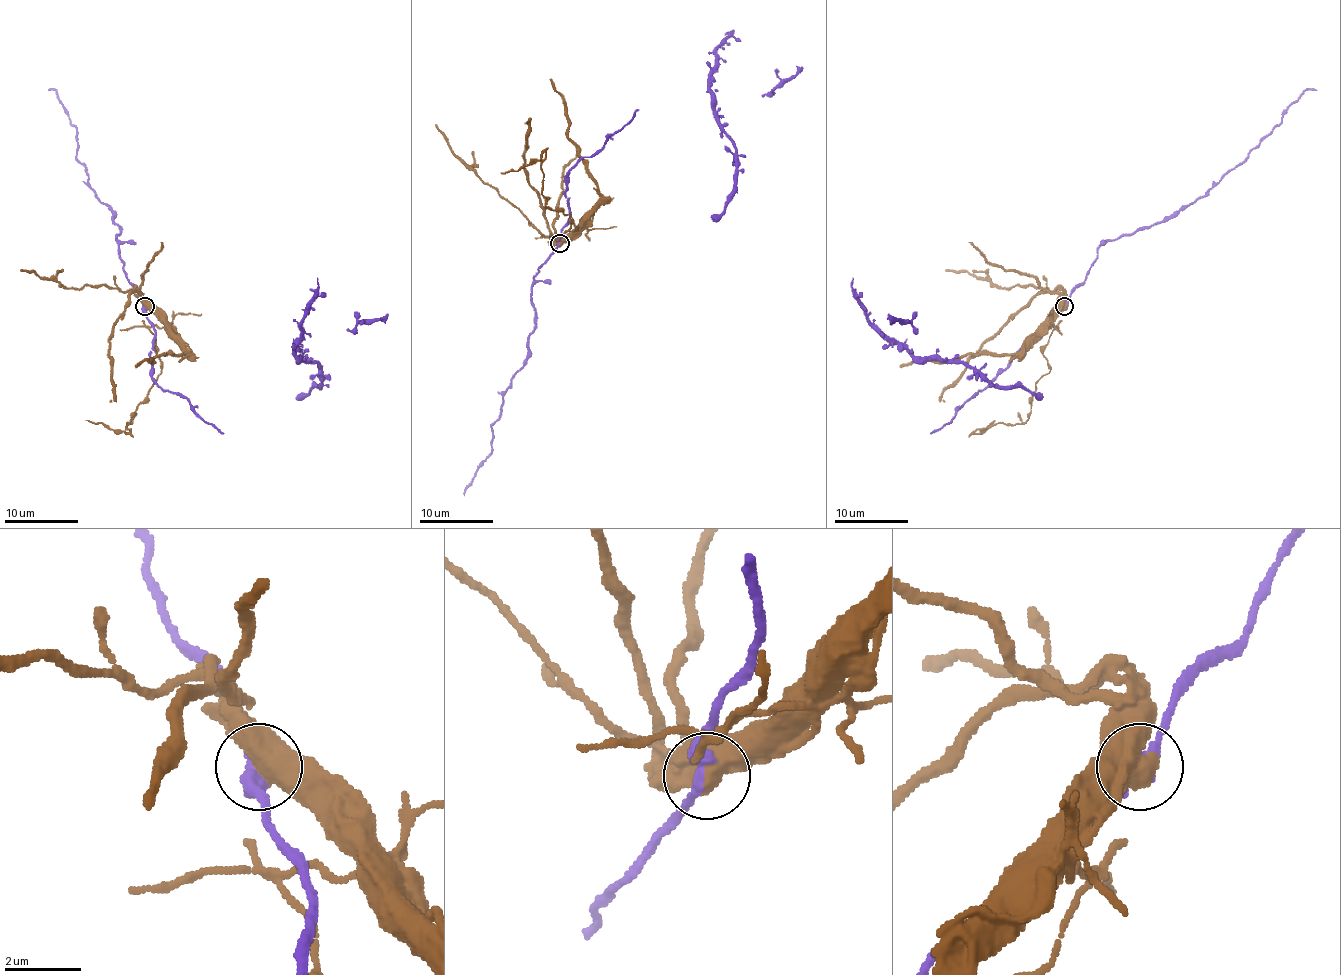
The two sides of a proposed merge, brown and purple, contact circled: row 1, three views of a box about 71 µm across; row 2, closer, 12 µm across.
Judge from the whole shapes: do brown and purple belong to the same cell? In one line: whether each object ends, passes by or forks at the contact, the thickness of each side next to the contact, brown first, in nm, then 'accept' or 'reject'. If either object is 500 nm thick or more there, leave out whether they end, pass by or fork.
600 nm thick on the brown side, 360 nm on the other; reject

